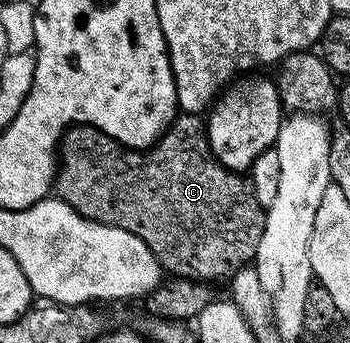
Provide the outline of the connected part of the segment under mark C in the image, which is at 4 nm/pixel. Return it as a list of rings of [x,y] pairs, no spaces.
[[[181,113],[174,116],[169,123],[169,128],[162,133],[157,144],[147,149],[128,149],[114,139],[108,137],[101,129],[96,129],[94,125],[78,125],[76,123],[65,130],[61,137],[59,146],[59,164],[55,178],[55,193],[60,200],[65,201],[79,215],[83,215],[92,221],[98,221],[111,227],[119,227],[123,231],[131,231],[155,255],[157,262],[161,264],[162,270],[173,277],[186,277],[188,281],[203,281],[214,283],[213,281],[228,282],[239,270],[246,268],[256,258],[259,239],[263,239],[263,227],[265,226],[266,206],[255,199],[252,180],[244,172],[223,167],[209,152],[209,138],[207,136],[207,125],[196,113]]]

